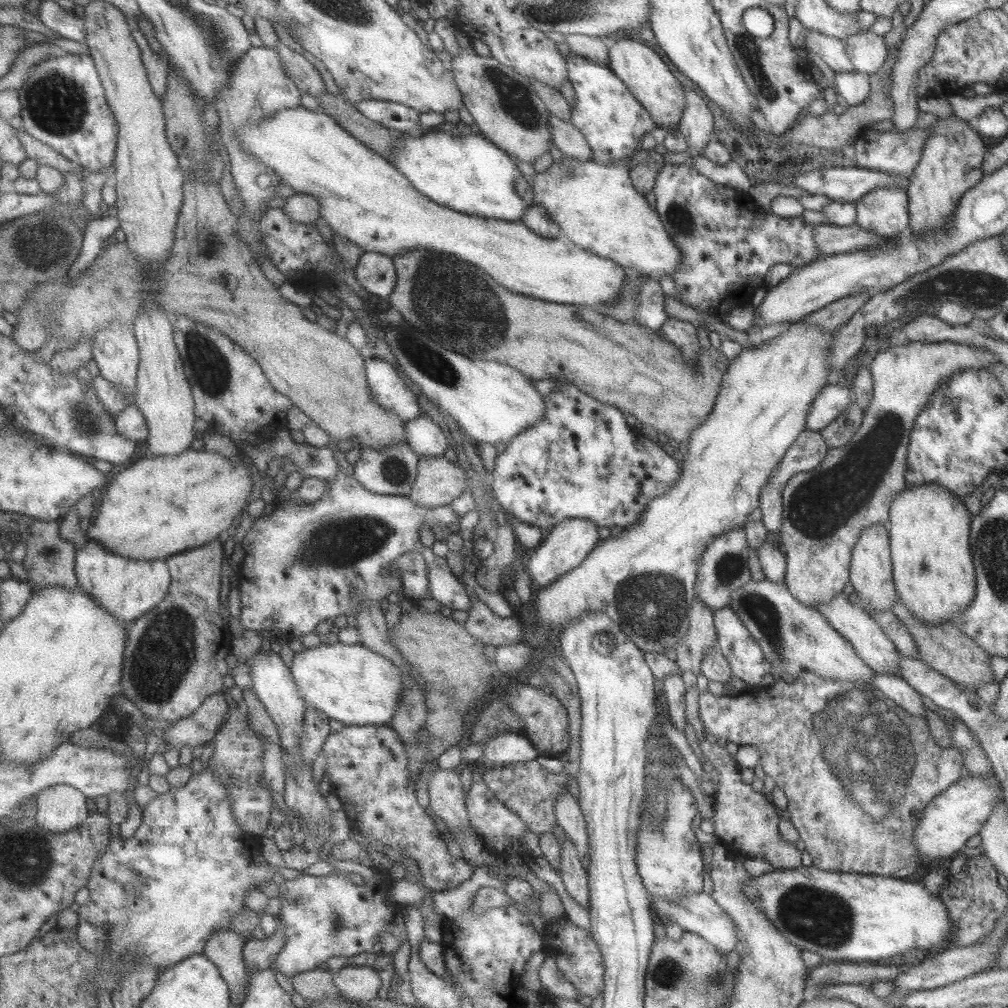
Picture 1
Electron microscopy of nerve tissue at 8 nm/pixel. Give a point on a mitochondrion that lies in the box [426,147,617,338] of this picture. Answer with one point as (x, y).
(567, 170)

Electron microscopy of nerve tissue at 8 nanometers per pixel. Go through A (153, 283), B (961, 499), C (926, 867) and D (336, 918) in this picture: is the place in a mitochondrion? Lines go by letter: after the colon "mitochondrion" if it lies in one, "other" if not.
A: other
B: other
C: other
D: mitochondrion

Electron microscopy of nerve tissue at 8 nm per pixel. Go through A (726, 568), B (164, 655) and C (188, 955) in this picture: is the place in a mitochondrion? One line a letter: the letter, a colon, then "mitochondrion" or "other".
A: mitochondrion
B: mitochondrion
C: other

